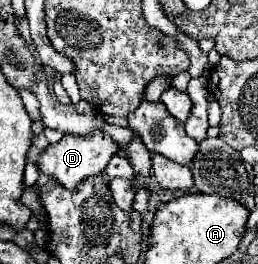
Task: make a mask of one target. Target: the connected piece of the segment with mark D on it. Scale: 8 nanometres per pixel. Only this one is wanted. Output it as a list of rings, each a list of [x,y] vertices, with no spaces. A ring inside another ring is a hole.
[[[92,131],[92,133],[84,135],[84,137],[66,133],[58,143],[52,143],[42,151],[38,167],[40,167],[40,173],[44,173],[48,177],[54,177],[54,179],[60,181],[60,185],[72,189],[80,181],[84,181],[86,177],[100,175],[106,169],[108,161],[118,151],[120,151],[120,145],[114,139],[110,139],[110,135],[106,135],[104,131]]]

